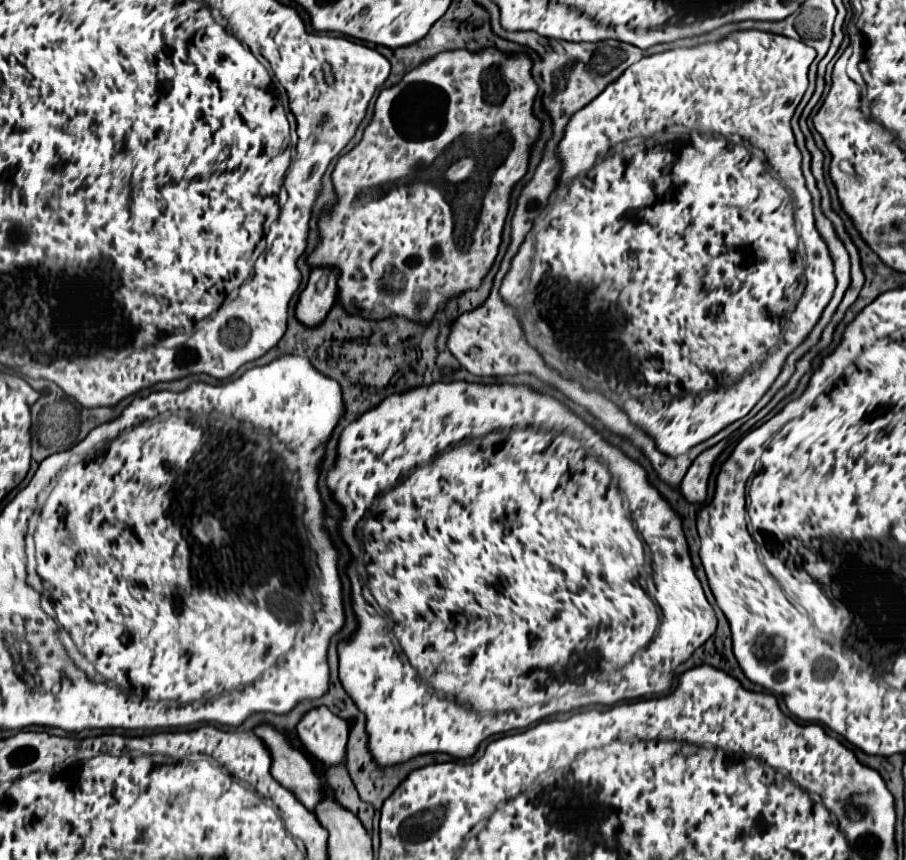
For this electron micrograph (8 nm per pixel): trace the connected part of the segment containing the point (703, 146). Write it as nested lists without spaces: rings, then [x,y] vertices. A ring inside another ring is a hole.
[[[742,30],[742,32],[732,32],[732,34],[728,34],[726,38],[722,38],[722,40],[718,40],[718,42],[708,42],[708,44],[700,44],[700,46],[692,46],[692,48],[674,48],[674,50],[668,50],[668,52],[660,52],[660,54],[654,54],[654,56],[646,56],[646,58],[642,58],[640,62],[632,64],[632,66],[624,72],[624,76],[620,76],[620,80],[612,82],[592,104],[588,104],[588,108],[582,108],[580,112],[576,112],[576,116],[572,116],[572,120],[568,122],[566,134],[564,134],[562,142],[558,144],[558,158],[562,160],[562,166],[564,166],[562,182],[560,182],[560,186],[558,186],[558,190],[552,194],[550,204],[547,204],[546,208],[543,208],[540,216],[534,221],[532,229],[526,235],[524,242],[520,246],[520,254],[516,254],[516,258],[512,260],[512,268],[510,268],[508,276],[506,276],[504,282],[502,282],[502,288],[500,288],[502,298],[516,310],[518,316],[520,316],[520,322],[522,322],[522,326],[524,326],[524,332],[526,332],[528,342],[544,356],[546,364],[556,366],[556,370],[560,370],[562,374],[566,374],[566,378],[578,378],[578,380],[582,380],[584,384],[588,384],[590,388],[594,388],[594,390],[602,392],[604,396],[612,398],[612,402],[618,404],[618,406],[630,416],[630,420],[632,420],[634,424],[638,424],[642,430],[646,430],[646,432],[656,440],[658,450],[664,452],[664,454],[668,454],[668,456],[678,456],[678,454],[688,452],[692,446],[696,446],[696,444],[704,442],[706,438],[714,436],[714,434],[720,432],[724,426],[728,426],[728,424],[732,424],[734,420],[746,416],[746,414],[754,408],[754,404],[764,396],[764,392],[772,386],[772,382],[776,380],[776,376],[780,374],[780,368],[782,368],[782,364],[784,364],[788,352],[792,352],[792,350],[804,340],[804,336],[814,328],[814,324],[816,324],[816,322],[820,320],[820,316],[822,316],[822,310],[826,308],[828,300],[832,298],[832,292],[834,292],[834,286],[836,286],[836,278],[834,278],[834,272],[832,272],[832,258],[830,258],[830,254],[828,254],[828,246],[824,244],[822,236],[816,232],[816,226],[814,226],[812,197],[810,192],[806,190],[805,178],[802,176],[802,170],[800,170],[800,160],[802,160],[802,156],[800,156],[800,150],[796,142],[794,142],[794,134],[792,134],[792,128],[790,128],[790,118],[792,118],[796,106],[800,104],[800,100],[802,100],[806,88],[808,88],[808,66],[812,64],[814,58],[816,58],[816,52],[814,52],[810,46],[806,46],[804,42],[800,42],[800,40],[792,40],[792,38],[786,38],[786,36],[780,36],[780,34],[768,34],[768,32],[762,32],[762,30]],[[682,124],[684,124],[688,130],[696,130],[696,132],[682,132],[682,128],[684,128]],[[724,134],[738,134],[738,136],[746,138],[746,140],[750,142],[750,146],[748,146],[746,140],[740,140],[740,144],[734,142],[734,148],[728,148],[728,140],[724,138]],[[616,144],[624,144],[624,146],[622,146],[622,152],[618,152],[618,154],[614,152],[614,146],[616,146]],[[636,146],[642,146],[644,154],[634,156],[636,150],[640,150],[640,148],[636,148]]]

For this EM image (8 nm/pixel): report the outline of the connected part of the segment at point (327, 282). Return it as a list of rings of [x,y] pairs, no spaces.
[[[314,268],[306,288],[296,302],[296,320],[306,328],[316,328],[336,302],[338,272],[330,268]]]

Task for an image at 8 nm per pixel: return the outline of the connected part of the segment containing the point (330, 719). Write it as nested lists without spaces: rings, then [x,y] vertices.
[[[326,706],[308,710],[300,718],[296,734],[302,748],[314,754],[324,766],[330,768],[338,762],[344,762],[348,726],[344,726],[344,720],[332,714]]]

